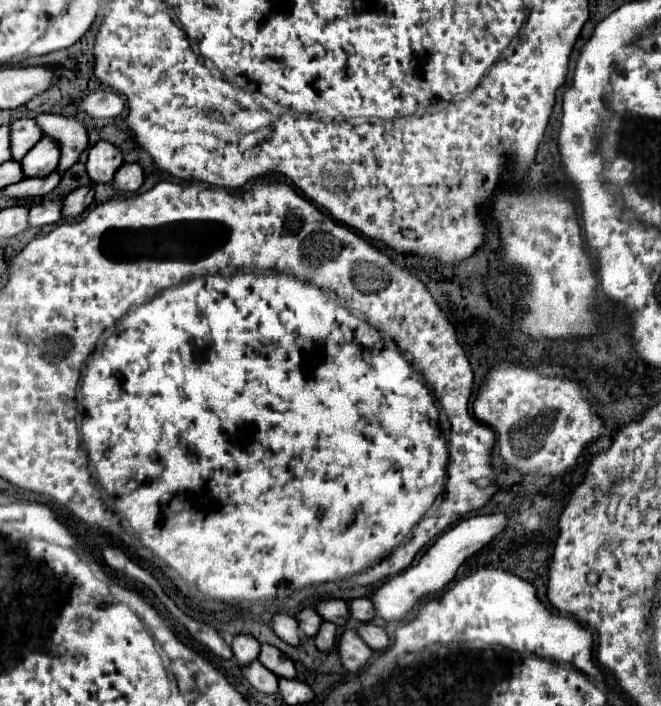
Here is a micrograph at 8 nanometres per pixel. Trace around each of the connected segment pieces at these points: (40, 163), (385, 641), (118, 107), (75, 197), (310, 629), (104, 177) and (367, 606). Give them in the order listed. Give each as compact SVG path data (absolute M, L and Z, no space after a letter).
M43 136L21 160L21 166L27 178L51 174L59 166L59 142Z
M361 624L361 626L357 626L357 632L367 642L367 646L371 650L375 650L375 652L381 652L381 650L385 650L389 646L389 636L381 626Z
M98 90L83 98L79 110L91 118L111 118L119 116L125 105L124 96L113 91Z
M81 186L81 188L73 190L63 200L63 218L77 218L79 214L83 214L91 206L93 196L95 196L93 186Z
M305 608L305 610L297 612L295 618L297 618L303 634L309 636L309 638L315 638L315 634L319 632L319 626L323 624L323 618L319 618L319 614L313 608Z
M99 140L91 150L89 150L89 160L87 160L87 174L93 182L111 182L115 172L123 164L123 152L107 142Z
M357 598L349 602L349 612L351 618L355 618L357 622L371 622L375 618L375 606L369 598Z

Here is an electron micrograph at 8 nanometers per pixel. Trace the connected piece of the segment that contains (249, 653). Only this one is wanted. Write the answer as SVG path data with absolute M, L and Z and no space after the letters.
M235 636L233 642L231 642L231 650L235 654L235 660L237 664L243 668L243 666L249 666L253 660L259 658L259 650L261 650L261 644L253 638L253 636Z

